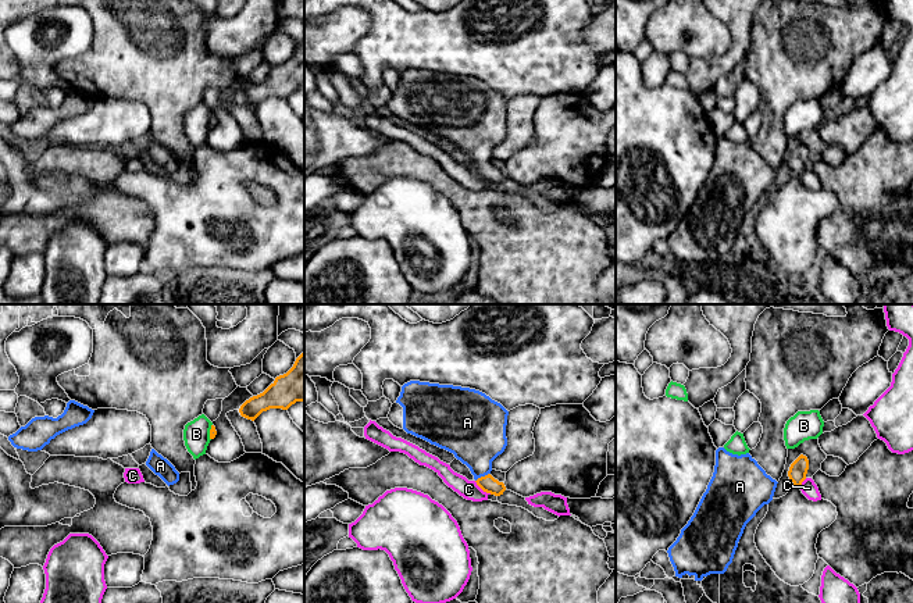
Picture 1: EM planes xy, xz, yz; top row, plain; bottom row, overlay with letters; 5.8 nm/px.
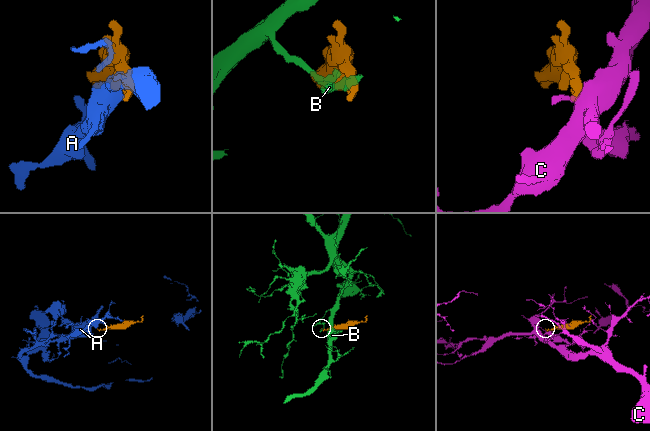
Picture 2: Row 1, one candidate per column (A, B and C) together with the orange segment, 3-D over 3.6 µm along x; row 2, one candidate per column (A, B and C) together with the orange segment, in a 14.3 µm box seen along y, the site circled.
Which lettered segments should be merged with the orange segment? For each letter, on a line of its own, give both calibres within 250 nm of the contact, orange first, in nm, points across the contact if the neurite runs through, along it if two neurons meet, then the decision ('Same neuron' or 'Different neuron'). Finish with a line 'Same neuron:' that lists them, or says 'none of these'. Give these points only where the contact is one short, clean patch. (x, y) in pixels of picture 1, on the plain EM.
A: Thickness 100 nm (orange) against 340 nm. Path across: xz (488, 172), (482, 166), (475, 124). Same neuron
B: Thickness 50 nm (orange) against 160 nm. Boundary: xy (211, 113), (210, 128). Different neuron
C: Thickness 100 nm (orange) against 110 nm. Different neuron
Same neuron: A

